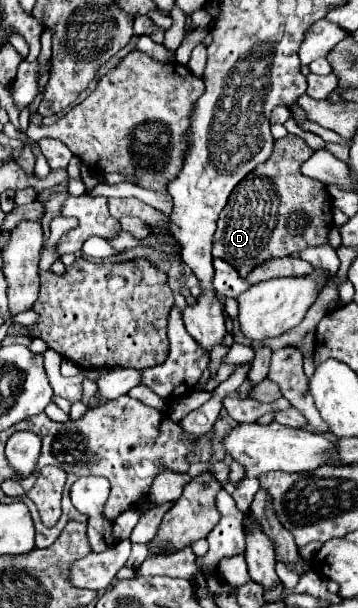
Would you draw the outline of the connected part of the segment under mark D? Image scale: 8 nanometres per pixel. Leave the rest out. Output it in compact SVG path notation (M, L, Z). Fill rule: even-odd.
M288 134L276 140L272 158L252 170L252 174L232 190L228 204L220 212L212 244L214 258L222 258L246 278L248 272L270 258L292 256L308 246L326 244L328 230L334 226L332 210L326 210L330 208L330 196L322 182L306 178L300 172L300 166L312 152L300 136Z

